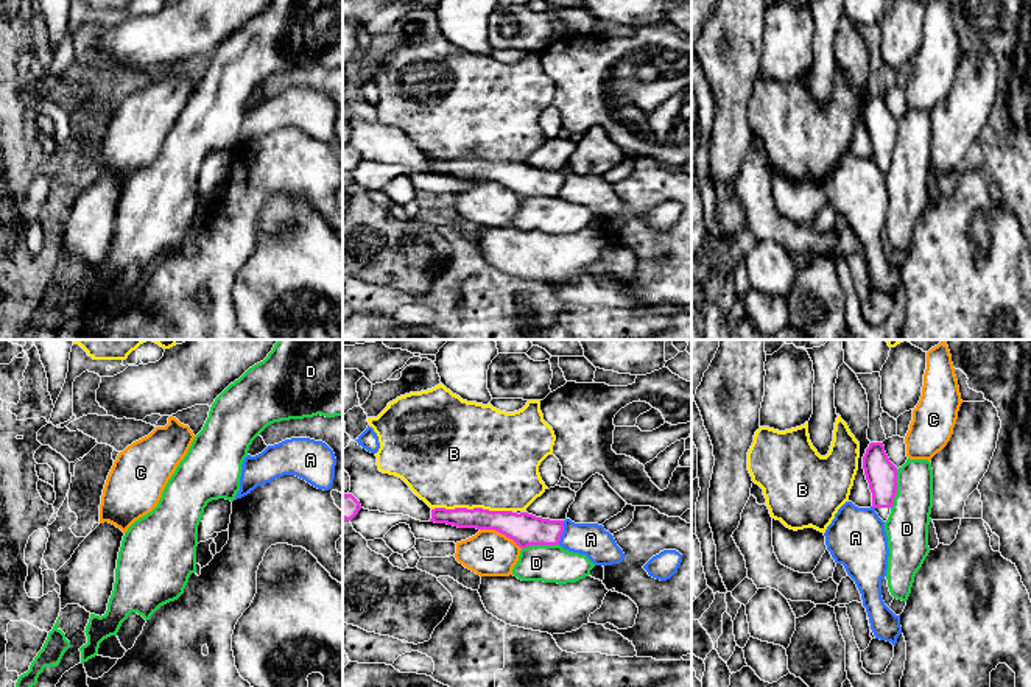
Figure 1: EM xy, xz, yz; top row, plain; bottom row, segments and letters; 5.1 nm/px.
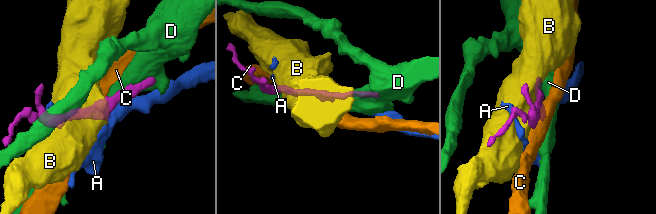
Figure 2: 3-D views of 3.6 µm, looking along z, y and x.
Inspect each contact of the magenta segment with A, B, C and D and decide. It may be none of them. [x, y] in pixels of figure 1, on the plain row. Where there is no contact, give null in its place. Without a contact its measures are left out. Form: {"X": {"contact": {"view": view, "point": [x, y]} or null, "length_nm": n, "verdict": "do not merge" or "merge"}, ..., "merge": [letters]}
{"A": {"contact": {"view": "xz", "point": [563, 183]}, "length_nm": 120, "verdict": "do not merge"}, "B": {"contact": {"view": "xz", "point": [474, 159]}, "length_nm": 420, "verdict": "do not merge"}, "C": {"contact": {"view": "xz", "point": [500, 183]}, "length_nm": 240, "verdict": "do not merge"}, "D": {"contact": {"view": "yz", "point": [896, 140]}, "length_nm": 220, "verdict": "do not merge"}, "merge": []}

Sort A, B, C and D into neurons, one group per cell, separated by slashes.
A / B / C / D

